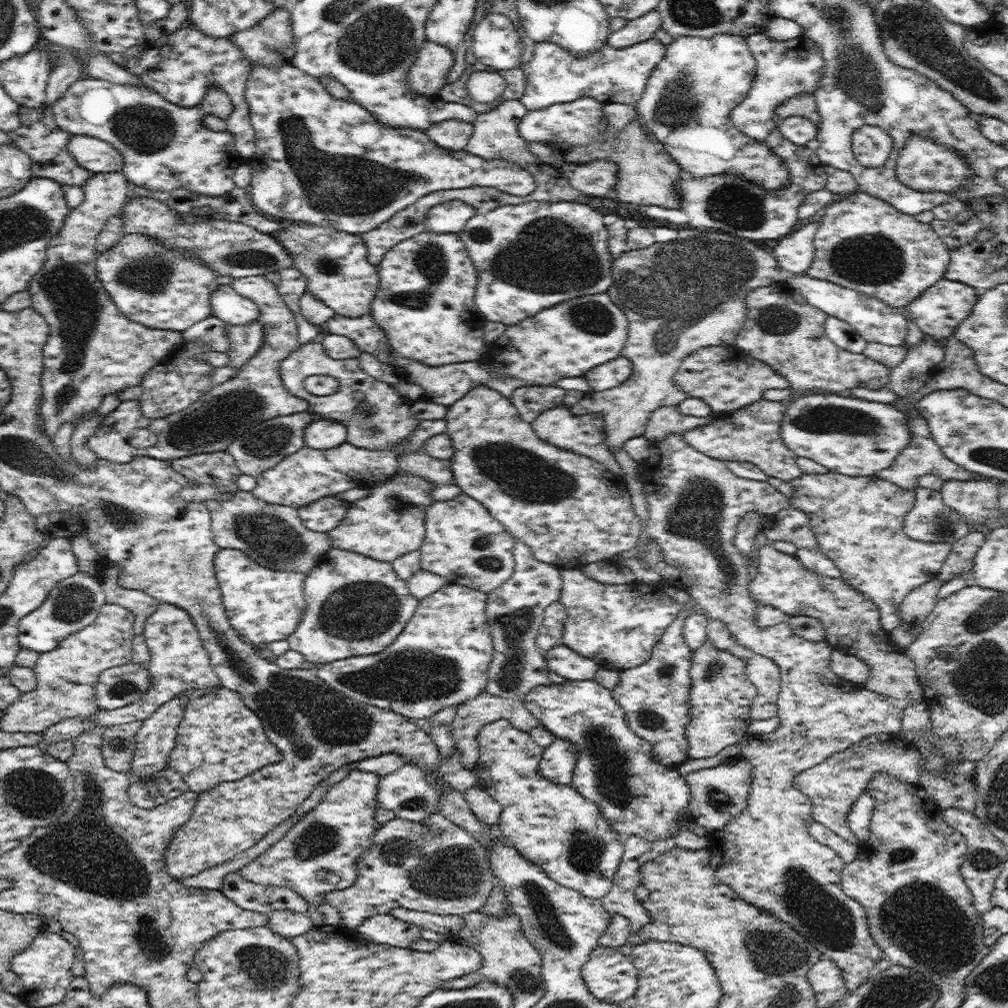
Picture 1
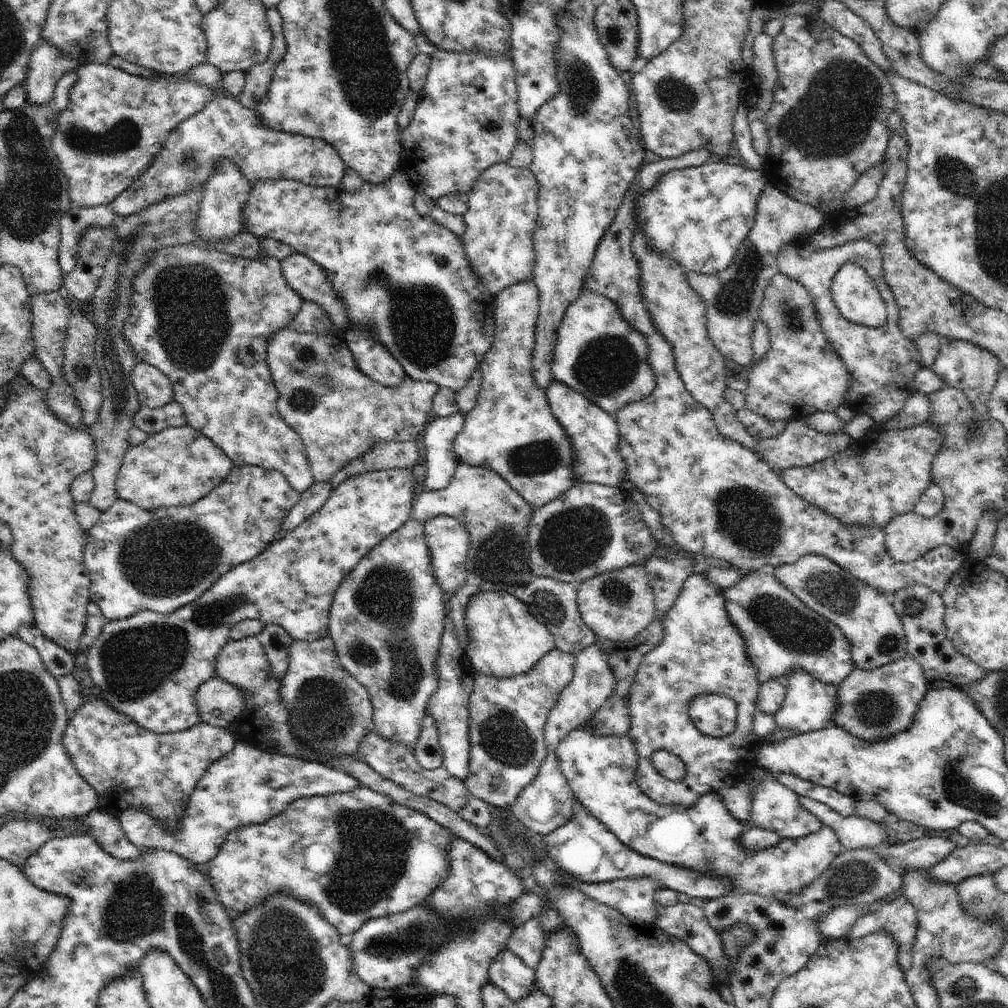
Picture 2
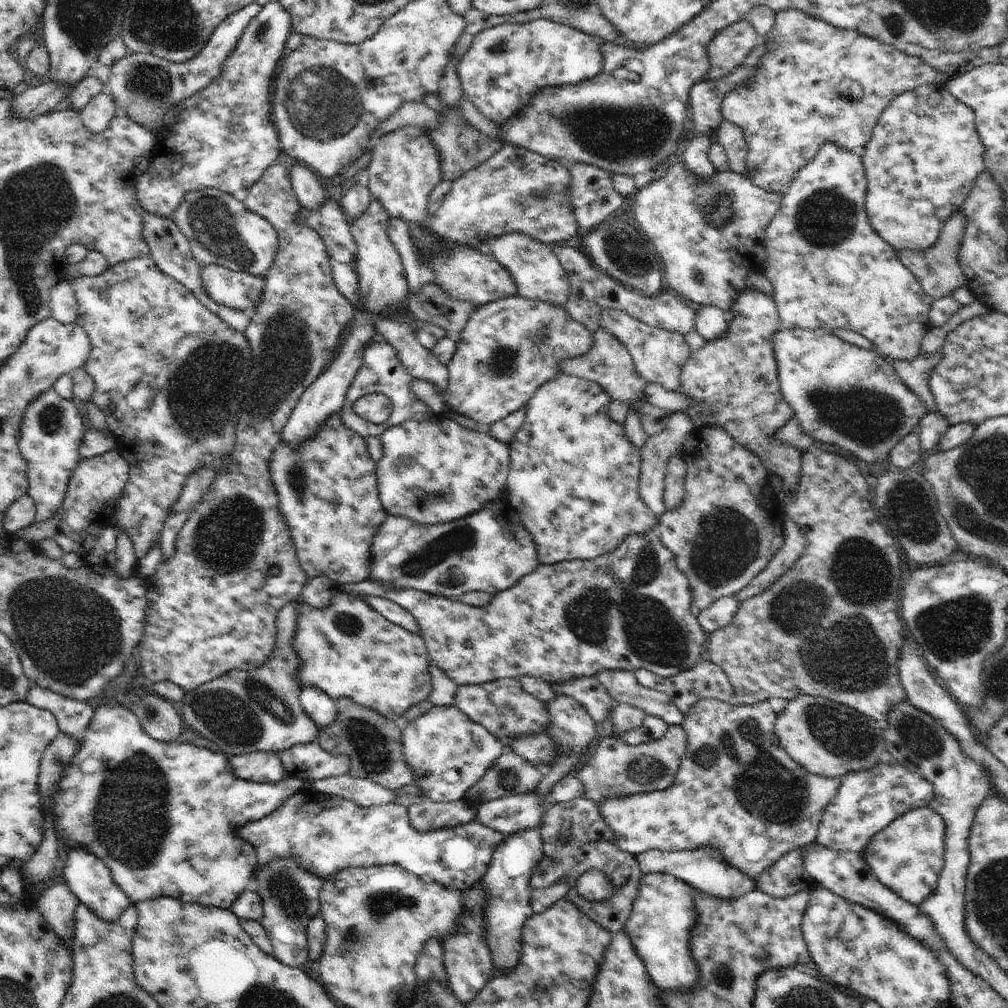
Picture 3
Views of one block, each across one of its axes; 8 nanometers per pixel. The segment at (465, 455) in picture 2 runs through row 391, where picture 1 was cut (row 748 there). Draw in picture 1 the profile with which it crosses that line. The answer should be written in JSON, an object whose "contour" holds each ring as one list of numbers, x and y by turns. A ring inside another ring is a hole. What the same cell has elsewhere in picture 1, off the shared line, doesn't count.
{"contour":[[498,719,490,724,484,725,478,733,478,742,479,761,474,767,474,771,476,771,476,775,478,775,478,783,476,786,482,788,489,796,492,796,494,800,497,800,502,805,500,818,494,825,493,829,497,834,504,838,505,844,516,848,516,850,518,850,524,858,530,860,530,862,538,864,538,866,540,866,540,868,542,868,542,870,544,870,544,872,546,872,546,874,558,884,577,890,588,898,601,899,603,896,606,896,612,886,614,875,616,874,617,868,622,860,624,846,620,843,618,832,616,832,616,830,610,826,610,822,602,816,600,806,596,806,594,802,588,802,588,800,584,799,575,788,572,788,572,786,562,786,562,784,554,784,554,782,546,780,546,778,538,772,538,765,540,765,542,755,544,754,544,748,538,746,538,744,532,740,528,732,516,728,509,720]]}

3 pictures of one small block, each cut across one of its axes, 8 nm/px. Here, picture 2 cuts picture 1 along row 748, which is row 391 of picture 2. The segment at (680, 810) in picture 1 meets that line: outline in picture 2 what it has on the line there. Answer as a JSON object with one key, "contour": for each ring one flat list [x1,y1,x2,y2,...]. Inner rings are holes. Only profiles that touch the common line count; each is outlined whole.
{"contour":[[583,288,558,327,551,374,614,418,627,404,645,399,654,390,656,375,648,357,647,336,623,317,617,304]]}

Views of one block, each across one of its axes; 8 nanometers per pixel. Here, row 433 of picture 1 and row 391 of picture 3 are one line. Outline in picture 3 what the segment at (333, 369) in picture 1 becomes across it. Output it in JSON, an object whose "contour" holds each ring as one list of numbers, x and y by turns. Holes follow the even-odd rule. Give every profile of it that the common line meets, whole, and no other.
{"contour":[[376,340,368,344,368,346,362,350,362,356,363,365,358,371,358,374,356,374,355,380,352,381,350,388,347,390,347,395,345,396,343,404,342,422,344,422,349,429,360,434,362,438,378,437,380,439,382,433,386,432,388,428,392,428,392,426,398,426,407,420,426,422,426,420,435,415,428,410,428,406,424,404,424,401,418,398,416,394,408,388,410,382,415,378,412,378,412,376,404,370,404,366,400,364,400,360,396,358,396,350,388,344,388,341,379,342],[372,392,388,396,393,406,389,418,384,423,378,425,360,417,352,409,354,402,356,402,358,398,362,398,362,396,366,394,372,394]]}

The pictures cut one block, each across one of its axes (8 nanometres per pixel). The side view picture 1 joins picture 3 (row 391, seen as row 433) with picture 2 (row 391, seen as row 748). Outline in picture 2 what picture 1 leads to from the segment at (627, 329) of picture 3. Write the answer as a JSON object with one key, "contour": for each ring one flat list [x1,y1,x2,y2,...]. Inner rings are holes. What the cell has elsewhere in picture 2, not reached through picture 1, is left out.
{"contour":[[784,273,775,274,765,290,759,308,759,320,766,323,770,339,767,353,754,366,747,367,745,407,771,421,797,421,810,415,833,413,843,404,844,393,848,390,850,373,843,360,834,352,822,332,819,316,805,286,788,278]]}

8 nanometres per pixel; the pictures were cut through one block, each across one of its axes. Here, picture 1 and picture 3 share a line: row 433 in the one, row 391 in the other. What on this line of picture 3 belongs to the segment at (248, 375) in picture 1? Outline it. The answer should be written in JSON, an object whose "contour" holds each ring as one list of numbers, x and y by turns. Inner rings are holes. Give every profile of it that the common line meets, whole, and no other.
{"contour":[[152,257,135,258,130,262,122,262,116,266,109,266,100,276,74,276,74,280,70,280,69,285,74,288,76,300,78,300,78,314,76,324,82,326,88,334,91,345,93,346,89,359,83,368,94,379,94,392,80,402,82,410,88,402,94,403,104,414,108,428,112,431,116,443,116,451,128,463,128,482,124,486,124,492,116,502,116,512,114,512,113,523,118,528,123,528,128,534,128,538,132,540,134,552,137,559,143,559,152,546,160,540,164,522,168,518,172,506,178,502,180,492,186,486,186,480,192,472,204,468,204,466,212,466,216,471,220,470,223,465,230,461,230,452,234,450,234,442,236,442,236,420,239,413,239,394,243,392,242,386,248,385,249,370,252,367,252,350,248,346,248,340,244,333,232,330,226,322,220,320,216,314,212,314,206,306,202,306,188,288,184,288,176,279,164,274]]}

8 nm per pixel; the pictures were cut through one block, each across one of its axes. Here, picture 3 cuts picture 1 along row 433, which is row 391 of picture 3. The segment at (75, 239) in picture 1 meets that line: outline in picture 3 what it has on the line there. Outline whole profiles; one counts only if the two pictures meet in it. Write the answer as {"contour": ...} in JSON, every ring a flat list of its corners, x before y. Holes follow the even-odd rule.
{"contour":[[53,388,31,402,24,412,18,436,18,448,28,464,27,494,34,500,36,507,33,524,42,524,44,520,54,518,56,510,60,510,62,506,70,477,81,461,78,446,82,444,84,430,87,427,82,422,83,412,77,401,60,398]]}

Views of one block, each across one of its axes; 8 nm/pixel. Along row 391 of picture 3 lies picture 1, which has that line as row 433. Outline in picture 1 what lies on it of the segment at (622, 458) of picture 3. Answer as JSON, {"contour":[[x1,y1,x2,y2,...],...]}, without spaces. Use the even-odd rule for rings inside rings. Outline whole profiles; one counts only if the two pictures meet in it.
{"contour":[[564,405,542,411,540,415,536,416,531,425,540,439,556,444,557,447,576,451,580,455,590,457,602,463,606,470,612,471,612,473,621,479,623,474,622,468,616,461,614,454,610,452,608,444,606,444,605,424,602,415,575,415,568,406]]}

